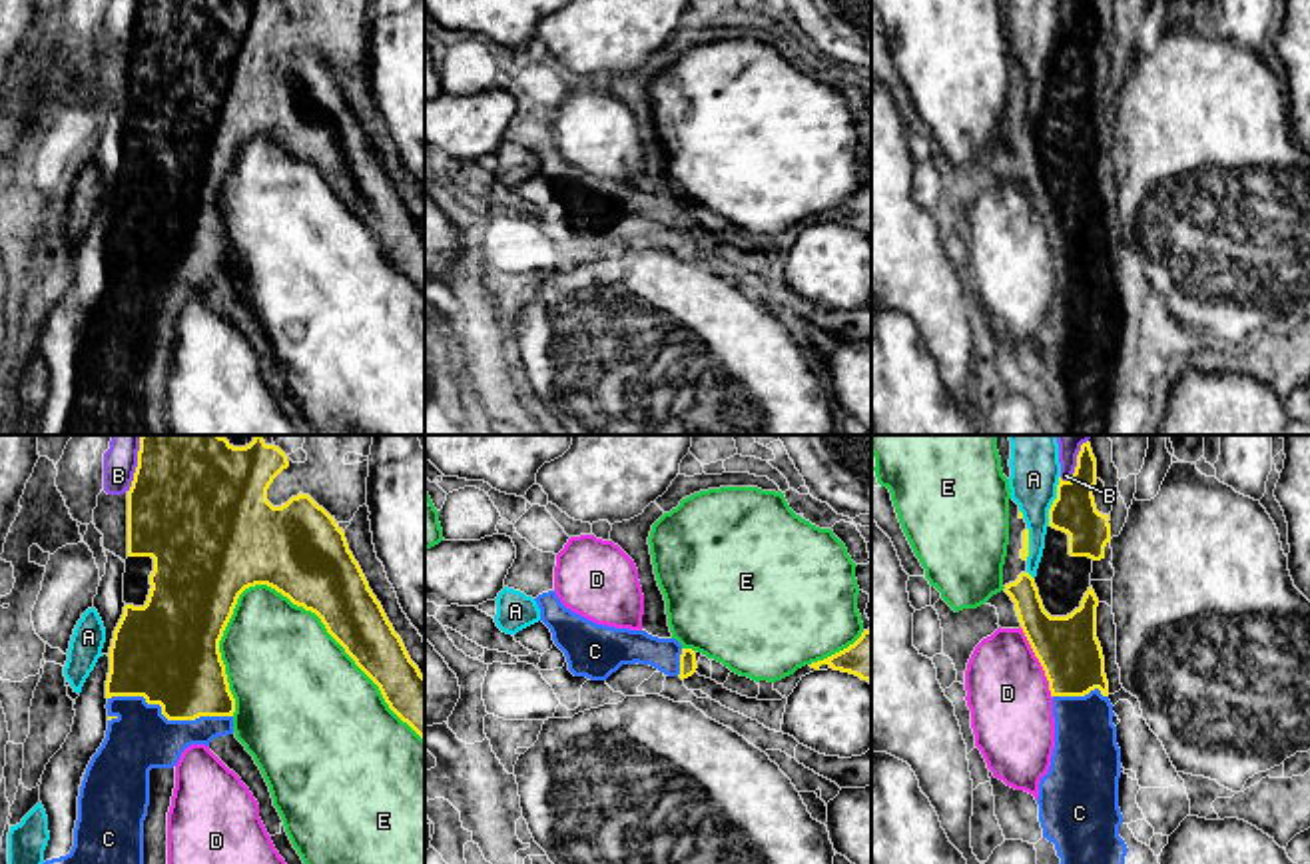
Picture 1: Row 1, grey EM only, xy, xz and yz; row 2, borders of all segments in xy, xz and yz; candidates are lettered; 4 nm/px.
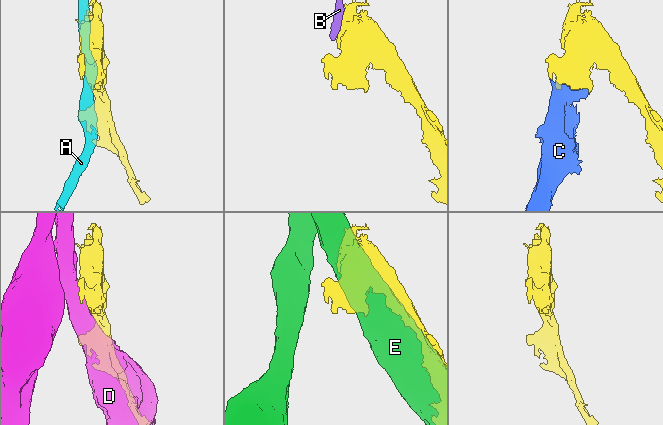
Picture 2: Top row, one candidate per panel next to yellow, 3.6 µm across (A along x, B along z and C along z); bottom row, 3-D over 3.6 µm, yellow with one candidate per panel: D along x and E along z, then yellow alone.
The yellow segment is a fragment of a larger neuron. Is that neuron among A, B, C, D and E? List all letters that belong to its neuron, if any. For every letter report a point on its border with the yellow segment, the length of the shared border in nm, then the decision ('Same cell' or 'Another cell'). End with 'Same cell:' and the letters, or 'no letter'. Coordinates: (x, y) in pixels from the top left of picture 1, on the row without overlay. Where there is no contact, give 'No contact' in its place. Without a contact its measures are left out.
A: Touches yellow at yz (1053, 54). Shared border 220 nm. Another cell
B: Touches yellow at xy (136, 22). Shared border 190 nm. Another cell
C: Touches yellow at xy (168, 272). Shared border 500 nm. Same cell
D: Touches yellow at yz (1039, 214). Shared border 320 nm. Another cell
E: Touches yellow at xy (333, 190). Shared border 950 nm. Another cell
Same cell: C

